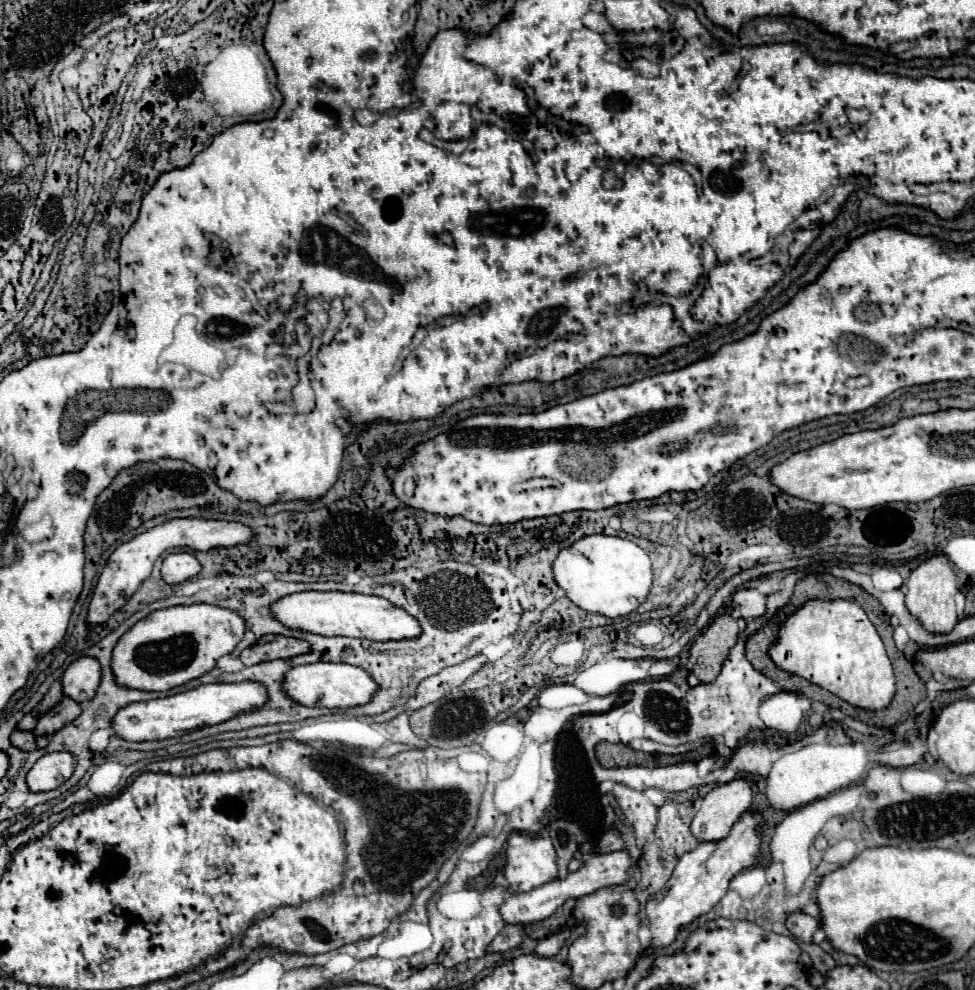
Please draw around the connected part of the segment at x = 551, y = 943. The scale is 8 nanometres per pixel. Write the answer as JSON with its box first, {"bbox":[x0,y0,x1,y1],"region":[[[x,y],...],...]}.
{"bbox":[536,933,566,955],"region":[[[558,933],[558,935],[552,935],[552,937],[546,937],[542,941],[538,941],[536,945],[536,953],[538,955],[556,955],[562,947],[562,941],[566,939],[566,935]]]}

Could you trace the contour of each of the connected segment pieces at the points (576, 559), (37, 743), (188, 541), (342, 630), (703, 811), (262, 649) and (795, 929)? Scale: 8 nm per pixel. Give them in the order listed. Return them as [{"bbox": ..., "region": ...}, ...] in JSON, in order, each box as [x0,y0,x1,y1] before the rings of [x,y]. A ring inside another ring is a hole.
[{"bbox":[554,535,652,617],"region":[[[588,535],[558,553],[554,579],[580,609],[604,617],[622,617],[646,601],[652,587],[652,563],[648,553],[632,541],[610,535]]]},{"bbox":[12,729,48,751],"region":[[[14,729],[12,733],[12,743],[22,749],[22,751],[34,751],[34,749],[40,749],[40,747],[46,747],[48,745],[48,737],[42,735],[34,735],[32,731],[20,731],[20,729]]]},{"bbox":[88,519,252,625],"region":[[[174,519],[164,525],[158,525],[146,533],[140,533],[132,541],[120,545],[108,559],[98,585],[94,589],[88,623],[100,625],[104,623],[114,611],[118,611],[138,589],[138,585],[152,573],[152,565],[158,555],[170,547],[192,547],[198,551],[208,551],[212,547],[232,547],[240,543],[248,543],[252,539],[252,529],[242,523],[228,523],[228,521],[214,521],[214,519]]]},{"bbox":[272,591,420,641],"region":[[[304,591],[286,595],[272,607],[274,617],[286,627],[310,631],[318,635],[344,635],[344,637],[364,637],[368,641],[404,641],[420,637],[420,623],[408,615],[404,609],[392,605],[384,597],[360,595],[360,593],[340,593],[340,591]]]},{"bbox":[690,779,752,841],"region":[[[736,779],[726,785],[716,785],[704,799],[690,825],[692,835],[702,841],[724,839],[732,825],[752,803],[752,789],[748,781]]]},{"bbox":[240,635,310,665],"region":[[[276,635],[272,641],[266,641],[266,643],[260,641],[260,643],[254,643],[252,647],[246,647],[240,655],[240,661],[244,665],[256,665],[262,661],[272,661],[272,659],[292,659],[304,653],[310,653],[308,641]]]},{"bbox":[786,913,820,943],"region":[[[794,913],[794,915],[790,915],[788,921],[786,921],[786,925],[788,925],[788,931],[796,939],[800,939],[804,943],[814,943],[812,937],[820,929],[820,921],[814,919],[814,917],[810,917],[810,915],[806,915],[806,913]]]}]

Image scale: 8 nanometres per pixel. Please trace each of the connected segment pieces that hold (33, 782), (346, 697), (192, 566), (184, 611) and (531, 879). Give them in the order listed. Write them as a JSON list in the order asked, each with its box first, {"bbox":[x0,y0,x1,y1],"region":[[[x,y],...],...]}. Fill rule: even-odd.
[{"bbox":[26,751,76,791],"region":[[[68,751],[58,753],[46,753],[36,761],[36,765],[30,769],[26,781],[32,791],[50,791],[60,787],[64,781],[68,781],[74,773],[76,759]]]},{"bbox":[284,663,378,707],"region":[[[314,663],[314,665],[302,665],[288,671],[284,679],[284,691],[298,703],[306,707],[358,707],[372,699],[378,685],[364,673],[364,669],[348,665],[348,663]]]},{"bbox":[162,551,202,585],"region":[[[188,551],[170,553],[164,557],[164,563],[162,563],[162,579],[170,585],[184,583],[184,581],[196,577],[200,571],[202,571],[200,561],[196,559],[196,555],[188,553]]]},{"bbox":[112,603,246,691],"region":[[[196,603],[174,605],[150,613],[122,635],[112,653],[116,683],[140,691],[170,691],[216,667],[222,655],[234,651],[246,631],[246,621],[232,609]]]},{"bbox":[504,833,558,893],"region":[[[512,833],[508,837],[508,849],[506,849],[506,869],[504,875],[510,881],[510,891],[520,893],[520,891],[532,891],[552,879],[556,879],[558,869],[556,869],[556,851],[552,847],[550,839],[544,839],[540,835],[526,835],[526,833]]]}]

